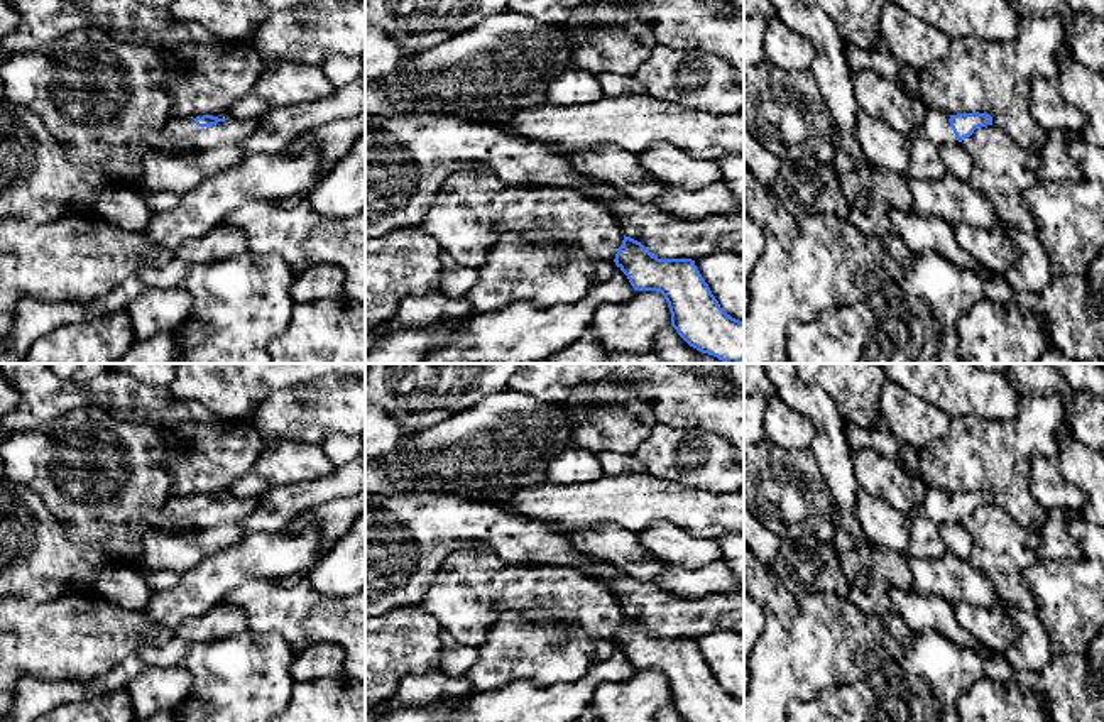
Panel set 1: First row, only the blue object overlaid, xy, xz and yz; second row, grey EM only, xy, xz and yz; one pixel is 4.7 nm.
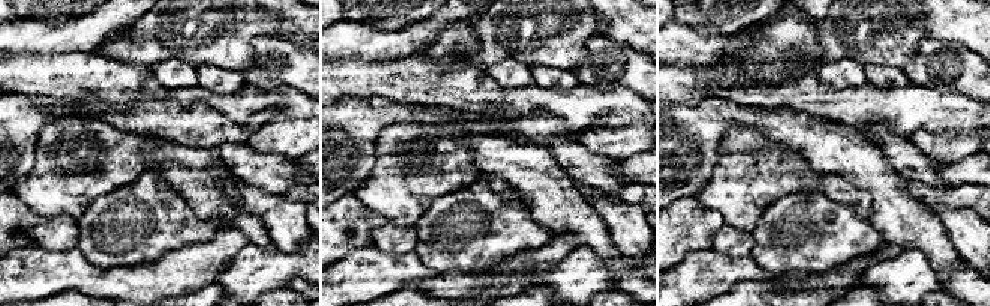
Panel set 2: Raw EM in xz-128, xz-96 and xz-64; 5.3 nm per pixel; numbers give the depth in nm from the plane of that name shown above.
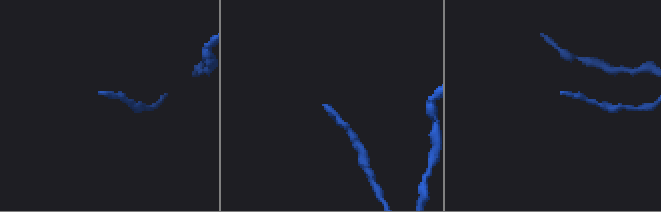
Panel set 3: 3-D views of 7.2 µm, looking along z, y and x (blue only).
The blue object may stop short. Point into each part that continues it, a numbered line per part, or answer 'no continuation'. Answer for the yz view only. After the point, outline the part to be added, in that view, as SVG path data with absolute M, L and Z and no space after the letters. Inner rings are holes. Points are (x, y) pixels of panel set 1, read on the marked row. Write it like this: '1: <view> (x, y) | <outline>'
1: yz (935, 127) | M928 108L923 123L915 130L915 135L933 142L937 147L952 145L959 140L950 127L948 118L948 113L938 108Z

